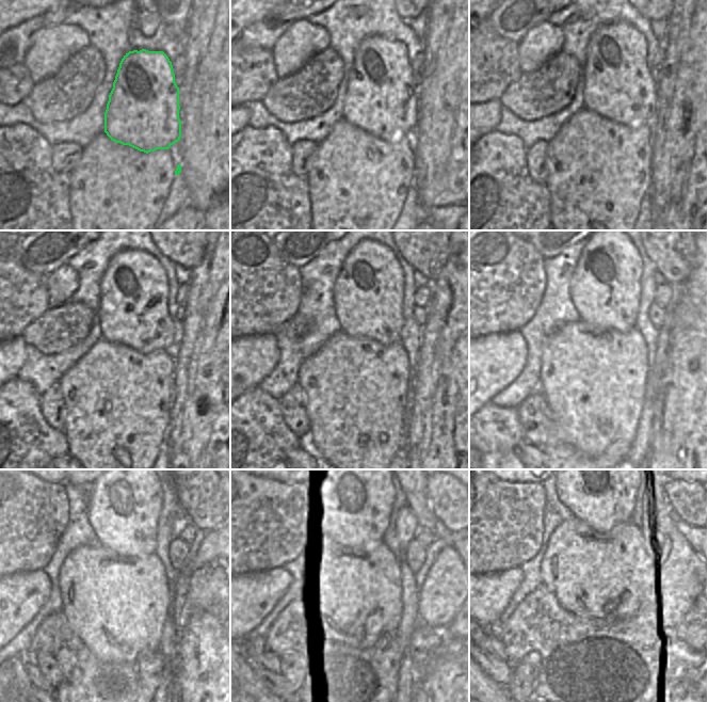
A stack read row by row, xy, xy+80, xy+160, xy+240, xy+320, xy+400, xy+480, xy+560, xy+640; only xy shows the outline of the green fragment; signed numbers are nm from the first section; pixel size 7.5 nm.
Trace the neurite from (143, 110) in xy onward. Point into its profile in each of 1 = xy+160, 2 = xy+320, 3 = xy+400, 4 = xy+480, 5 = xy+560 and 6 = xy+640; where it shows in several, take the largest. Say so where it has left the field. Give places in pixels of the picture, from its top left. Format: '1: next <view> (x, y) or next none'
1: next xy+160 (618, 84)
2: next xy+320 (368, 293)
3: next xy+400 (605, 288)
4: next xy+480 (126, 503)
5: next xy+560 (356, 492)
6: next xy+640 (599, 491)

